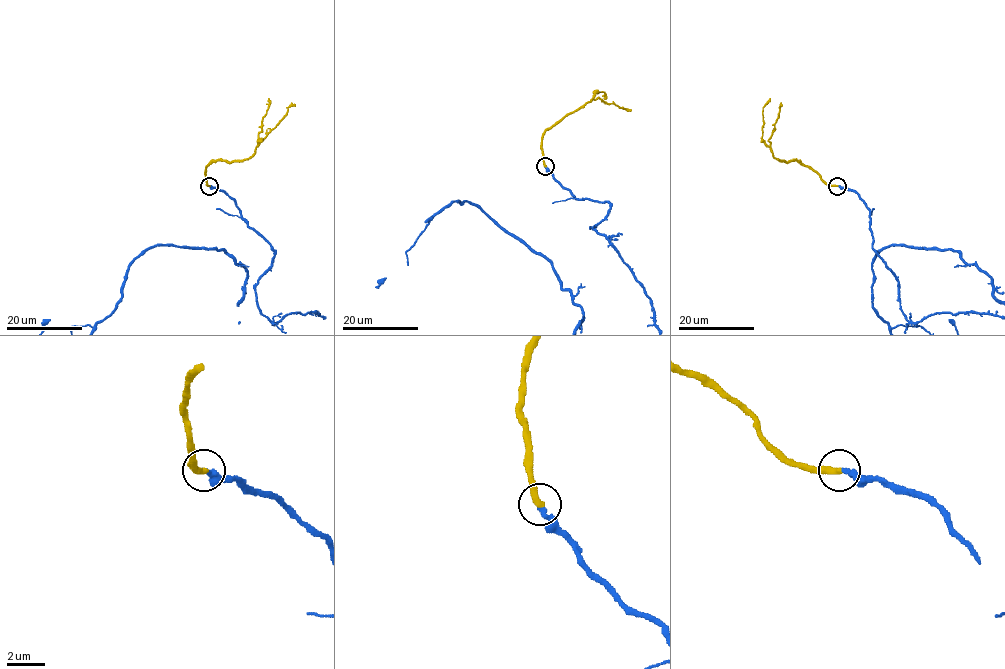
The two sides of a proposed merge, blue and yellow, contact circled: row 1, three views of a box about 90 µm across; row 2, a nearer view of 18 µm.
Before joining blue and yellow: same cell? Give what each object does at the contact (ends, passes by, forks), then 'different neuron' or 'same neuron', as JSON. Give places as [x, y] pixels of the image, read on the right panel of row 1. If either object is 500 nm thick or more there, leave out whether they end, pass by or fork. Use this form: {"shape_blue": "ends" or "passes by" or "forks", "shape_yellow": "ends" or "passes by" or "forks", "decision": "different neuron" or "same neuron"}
{"shape_blue": "ends", "shape_yellow": "ends", "decision": "same neuron"}

